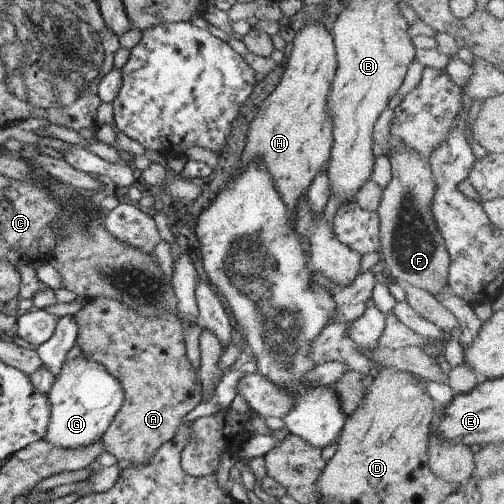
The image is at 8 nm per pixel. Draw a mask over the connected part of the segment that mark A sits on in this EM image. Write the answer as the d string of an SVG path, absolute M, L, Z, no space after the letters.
M93 297L73 315L77 322L77 338L74 344L81 349L80 356L85 360L99 362L105 371L121 386L124 398L121 407L113 416L100 444L103 451L115 457L120 472L130 467L147 465L153 454L168 442L177 432L182 431L178 424L194 406L201 402L201 384L186 358L184 348L185 326L173 313L162 313L155 318L147 318L126 308L119 300L106 297Z

